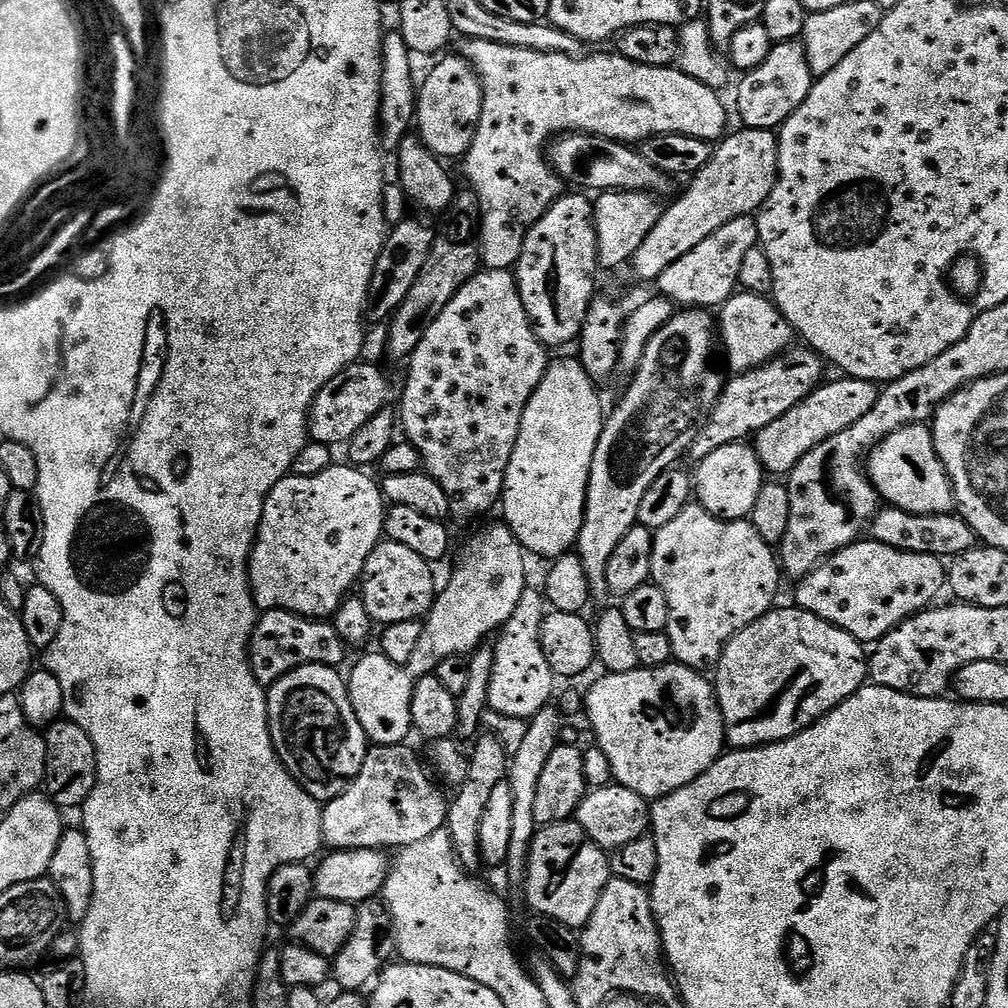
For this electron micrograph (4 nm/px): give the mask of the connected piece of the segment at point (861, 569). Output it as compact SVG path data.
M857 542L820 561L808 576L799 577L795 607L806 610L842 630L846 630L865 646L875 645L886 633L911 620L917 612L925 611L932 600L946 588L946 564L941 557L930 554L903 552L897 548L885 548L875 543Z

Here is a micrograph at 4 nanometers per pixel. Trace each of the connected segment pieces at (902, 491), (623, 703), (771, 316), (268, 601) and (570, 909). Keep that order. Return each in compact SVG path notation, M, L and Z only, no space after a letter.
M908 424L881 440L866 457L866 471L881 501L910 514L938 516L953 511L952 483L941 462L928 424Z
M673 662L660 668L638 667L629 672L610 672L593 682L592 689L584 696L586 717L592 723L601 754L608 759L611 779L615 783L655 802L697 780L724 755L726 741L722 710L718 706L713 681L704 675L703 671Z
M740 290L719 309L718 340L723 355L724 352L728 355L727 367L732 367L731 371L739 374L760 368L789 351L794 344L794 333L788 319L776 309L775 303L768 296Z
M333 463L332 467L322 470L322 474L313 476L286 475L270 490L270 494L264 499L264 509L262 510L262 522L260 529L256 532L256 544L252 547L252 557L248 560L248 581L252 584L252 597L257 605L265 609L281 608L287 612L293 612L299 616L308 616L312 620L323 620L335 616L338 606L357 587L358 581L364 575L366 558L376 549L376 545L381 543L384 536L384 513L386 511L386 501L379 483L376 484L367 476L367 471L356 466L349 466L347 463Z
M575 818L543 825L532 839L528 870L522 887L537 916L549 916L573 930L583 929L610 879L610 856L582 830Z

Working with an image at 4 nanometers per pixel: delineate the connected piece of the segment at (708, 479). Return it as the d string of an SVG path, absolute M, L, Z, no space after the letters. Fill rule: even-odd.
M744 442L727 444L714 450L714 454L706 454L706 458L695 467L694 496L704 509L719 520L743 520L751 517L754 501L758 499L758 490L762 490L766 483L766 473L756 456L755 447Z

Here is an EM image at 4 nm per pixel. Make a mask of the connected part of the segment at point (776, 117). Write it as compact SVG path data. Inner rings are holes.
M801 41L775 44L770 57L762 66L750 73L745 73L736 92L736 106L742 121L741 125L752 129L773 131L788 120L809 96L814 83L809 60Z

